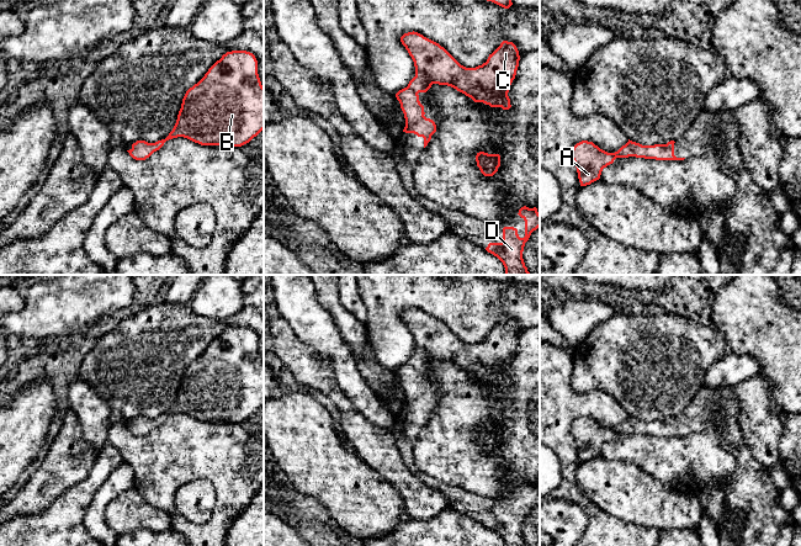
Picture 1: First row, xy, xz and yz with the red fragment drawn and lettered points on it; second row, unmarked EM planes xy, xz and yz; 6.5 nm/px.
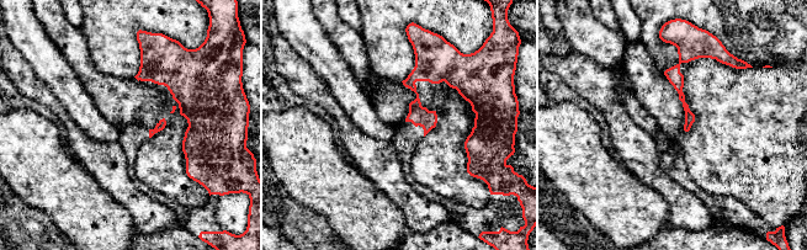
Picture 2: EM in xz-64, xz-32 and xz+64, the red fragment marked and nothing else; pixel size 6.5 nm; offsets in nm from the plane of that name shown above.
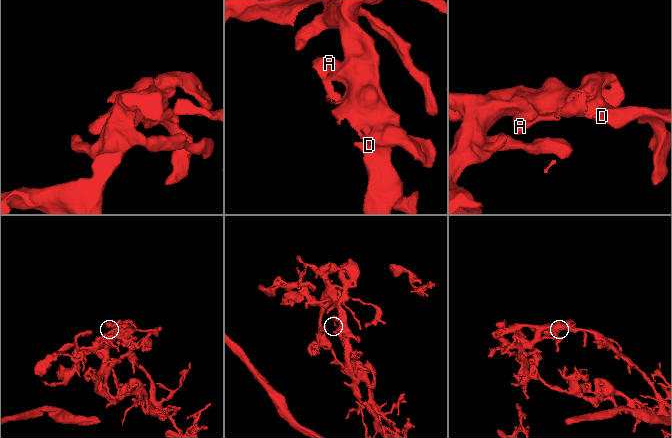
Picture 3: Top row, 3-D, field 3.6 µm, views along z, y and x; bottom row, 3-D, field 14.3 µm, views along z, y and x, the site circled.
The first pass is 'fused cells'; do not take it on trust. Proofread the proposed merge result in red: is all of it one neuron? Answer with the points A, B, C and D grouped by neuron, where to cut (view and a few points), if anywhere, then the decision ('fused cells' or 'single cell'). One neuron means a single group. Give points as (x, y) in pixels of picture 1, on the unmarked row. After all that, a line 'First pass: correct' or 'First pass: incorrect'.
groups A B C D; cut none; single cell
First pass: incorrect

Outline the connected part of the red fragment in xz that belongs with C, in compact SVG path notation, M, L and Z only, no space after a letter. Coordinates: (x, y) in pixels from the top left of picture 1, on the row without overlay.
M418 308L404 309L400 318L415 343L415 352L396 370L405 394L403 408L423 413L424 424L436 408L436 401L424 392L418 370L426 369L433 360L451 362L490 383L511 383L508 369L520 336L513 318L503 317L487 338L476 344L461 341L444 323Z

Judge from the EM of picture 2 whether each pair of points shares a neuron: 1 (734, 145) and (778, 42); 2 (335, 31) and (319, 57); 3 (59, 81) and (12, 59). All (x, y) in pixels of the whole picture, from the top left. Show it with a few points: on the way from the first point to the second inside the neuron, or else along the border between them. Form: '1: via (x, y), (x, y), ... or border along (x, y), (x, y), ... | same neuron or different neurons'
1: border along (753, 67), (762, 68) | different neurons
2: border along (314, 14), (314, 17), (324, 27), (346, 63) | different neurons
3: border along (14, 44), (30, 64), (33, 73), (49, 90) | different neurons

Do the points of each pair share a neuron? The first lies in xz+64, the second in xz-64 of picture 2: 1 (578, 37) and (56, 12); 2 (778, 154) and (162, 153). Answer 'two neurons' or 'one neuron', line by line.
1: two neurons
2: one neuron

